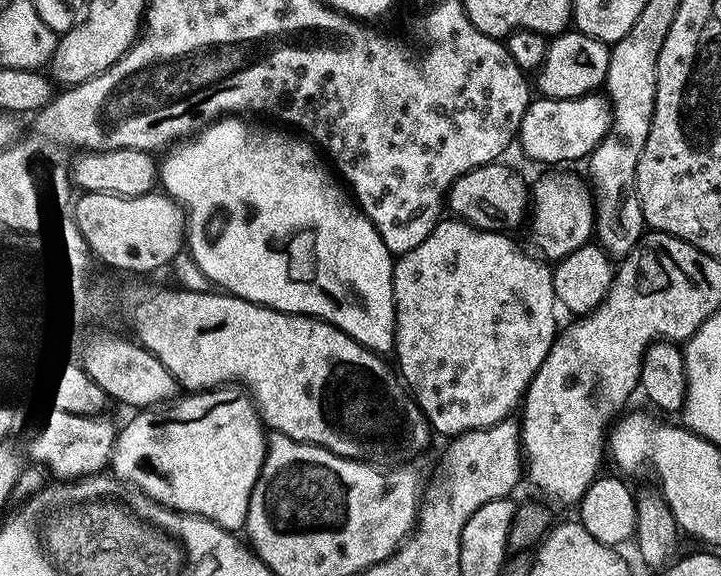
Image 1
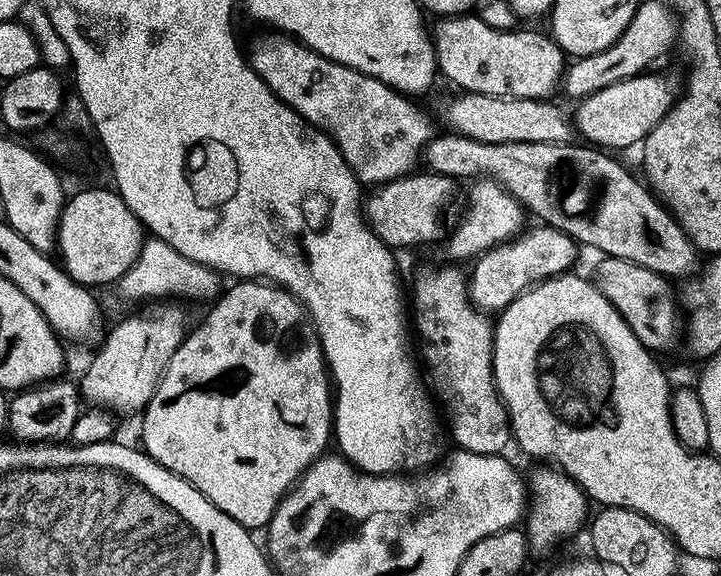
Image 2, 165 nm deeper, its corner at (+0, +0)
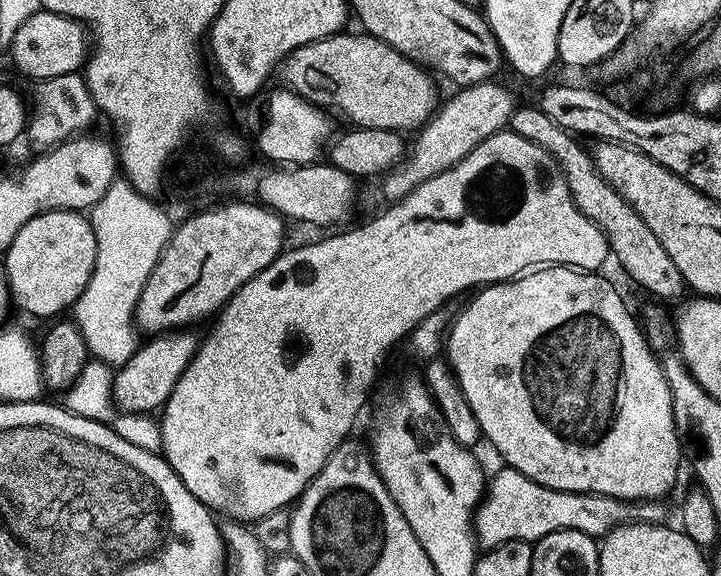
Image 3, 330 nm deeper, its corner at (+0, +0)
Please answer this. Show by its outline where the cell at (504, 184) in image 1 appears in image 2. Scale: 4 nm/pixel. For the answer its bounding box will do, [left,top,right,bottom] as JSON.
[362,171,457,250]

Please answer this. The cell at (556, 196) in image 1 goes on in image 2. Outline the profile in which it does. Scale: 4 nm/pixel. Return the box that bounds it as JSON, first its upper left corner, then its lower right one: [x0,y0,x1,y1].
[468,226,578,314]

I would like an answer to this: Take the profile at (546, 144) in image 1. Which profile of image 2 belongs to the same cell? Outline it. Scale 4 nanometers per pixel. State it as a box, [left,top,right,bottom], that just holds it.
[574,74,674,150]

